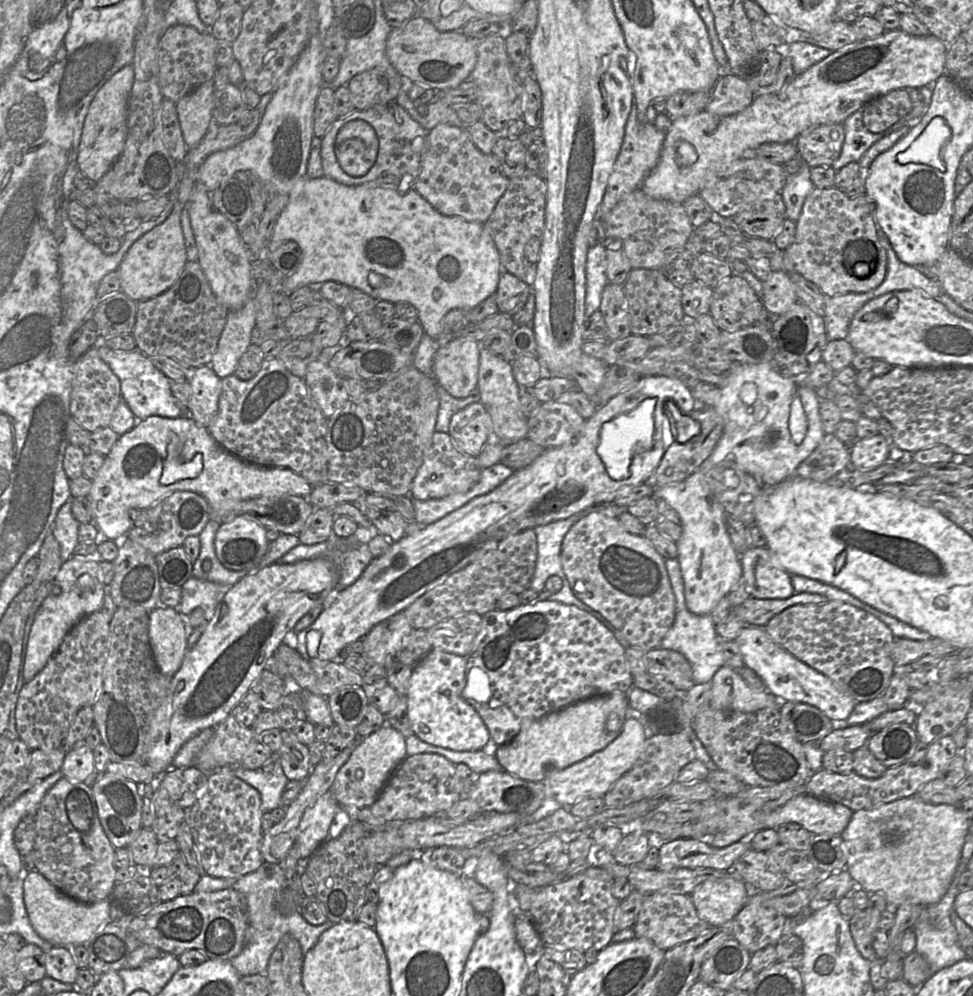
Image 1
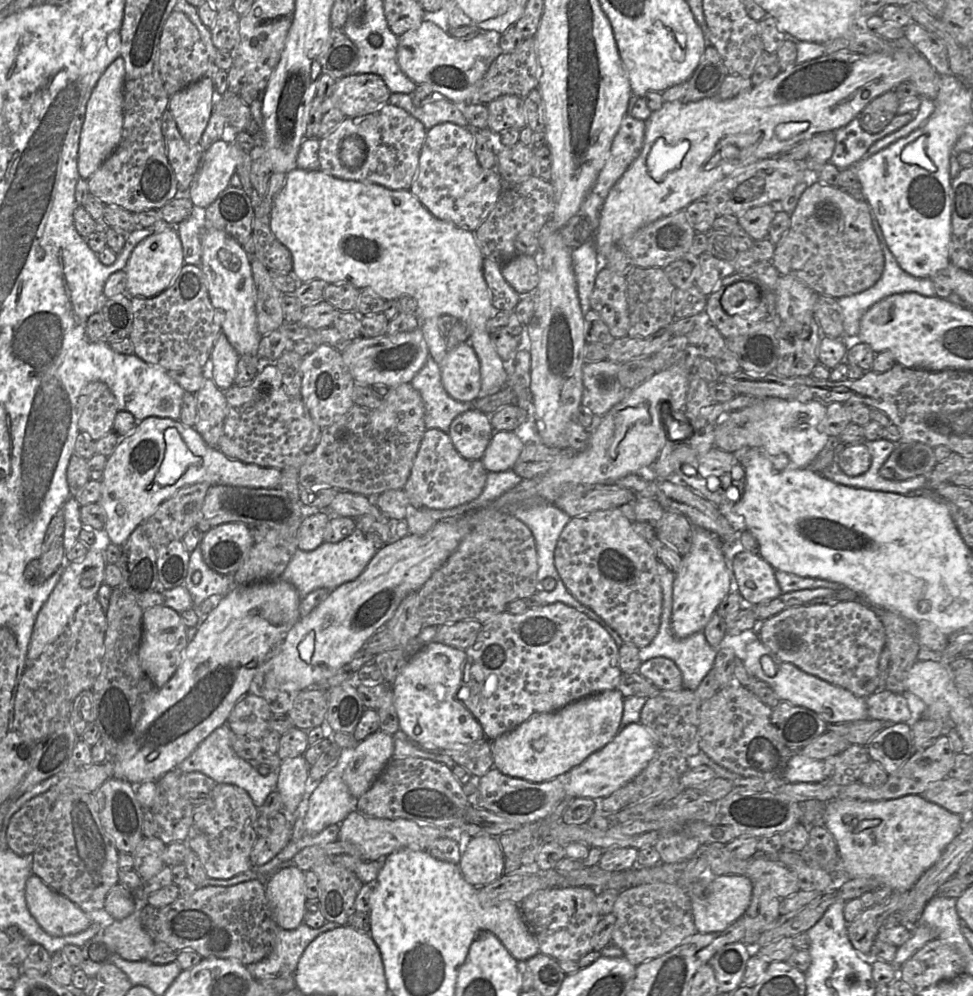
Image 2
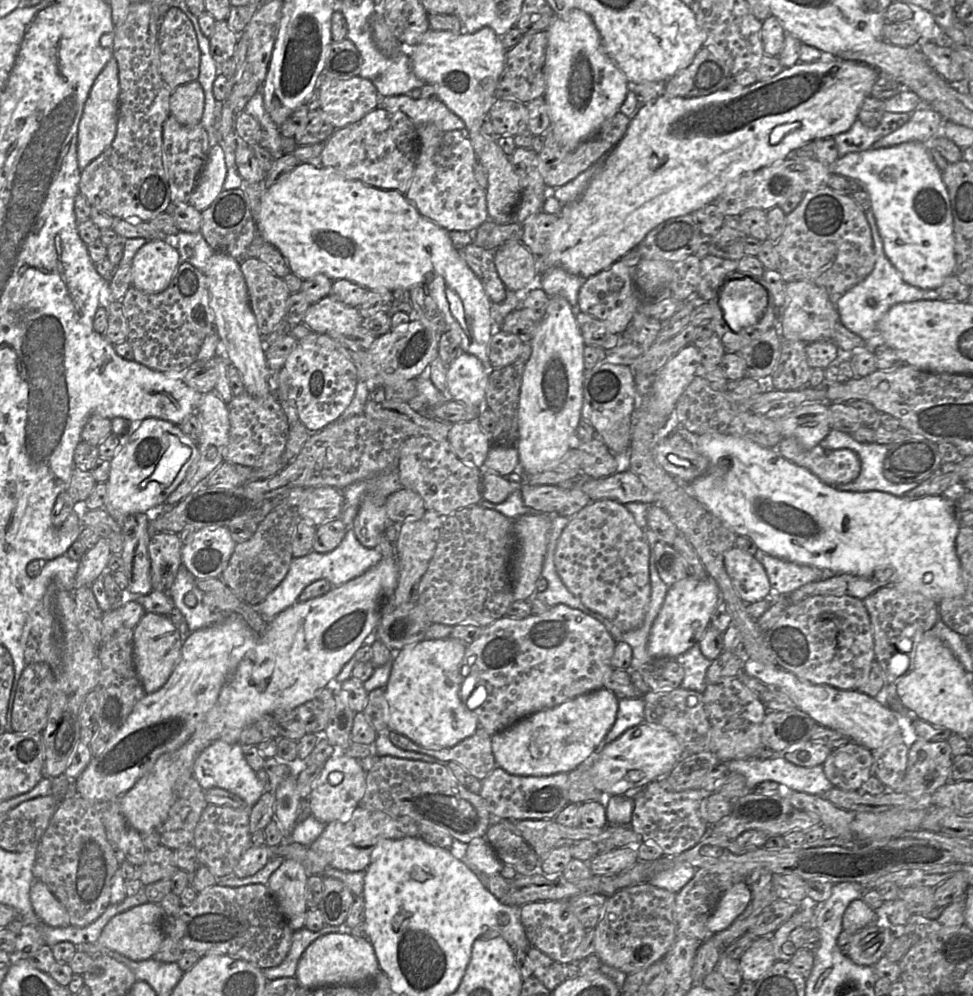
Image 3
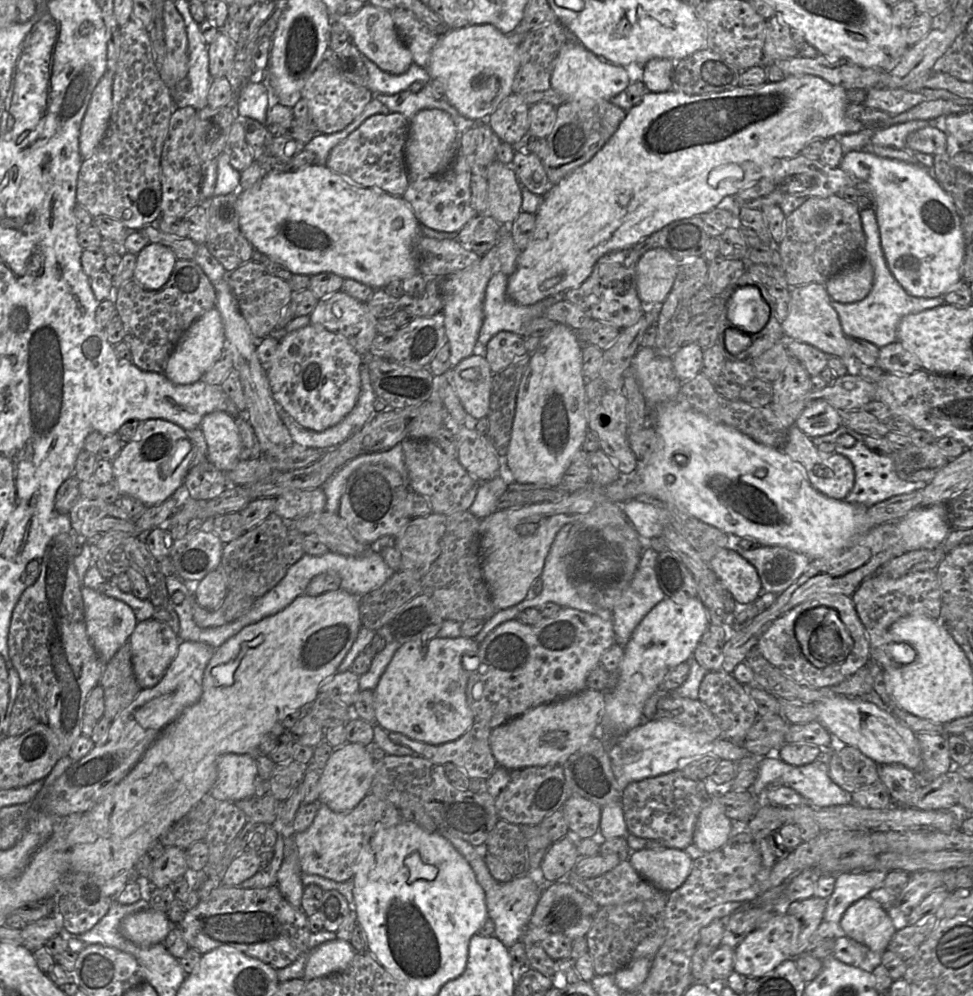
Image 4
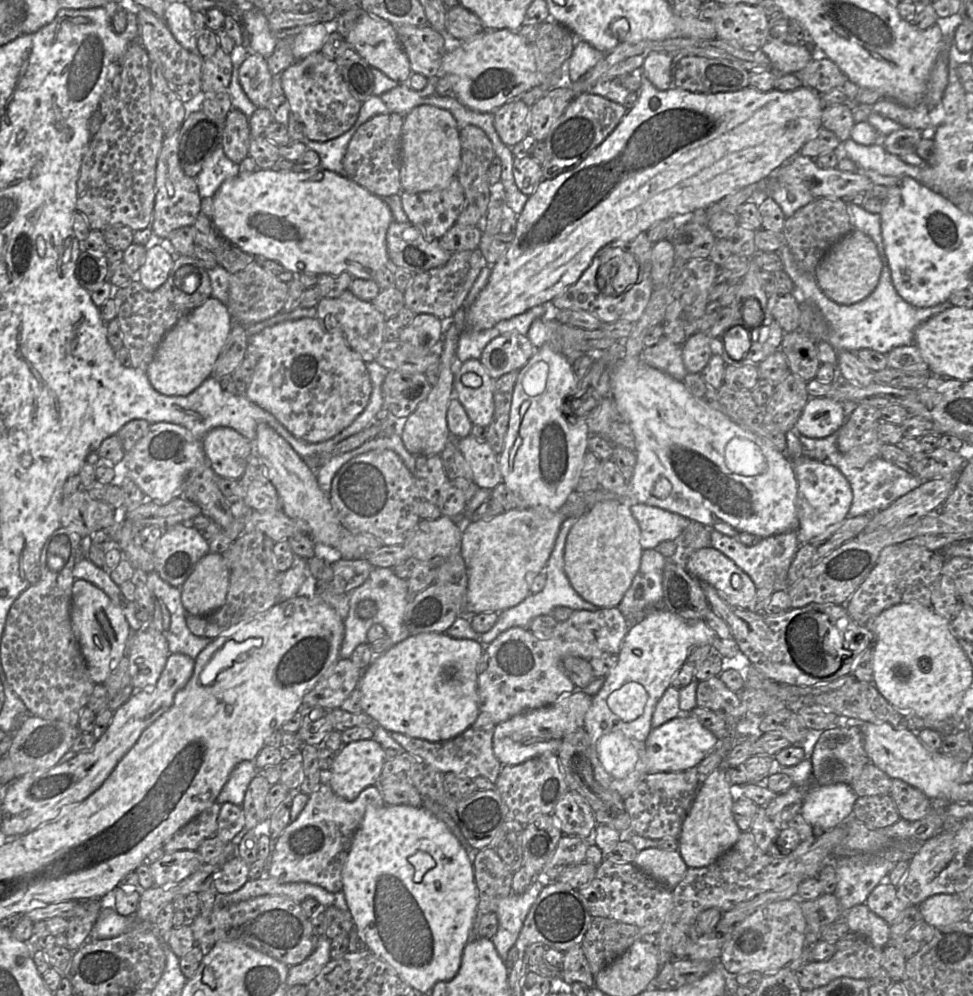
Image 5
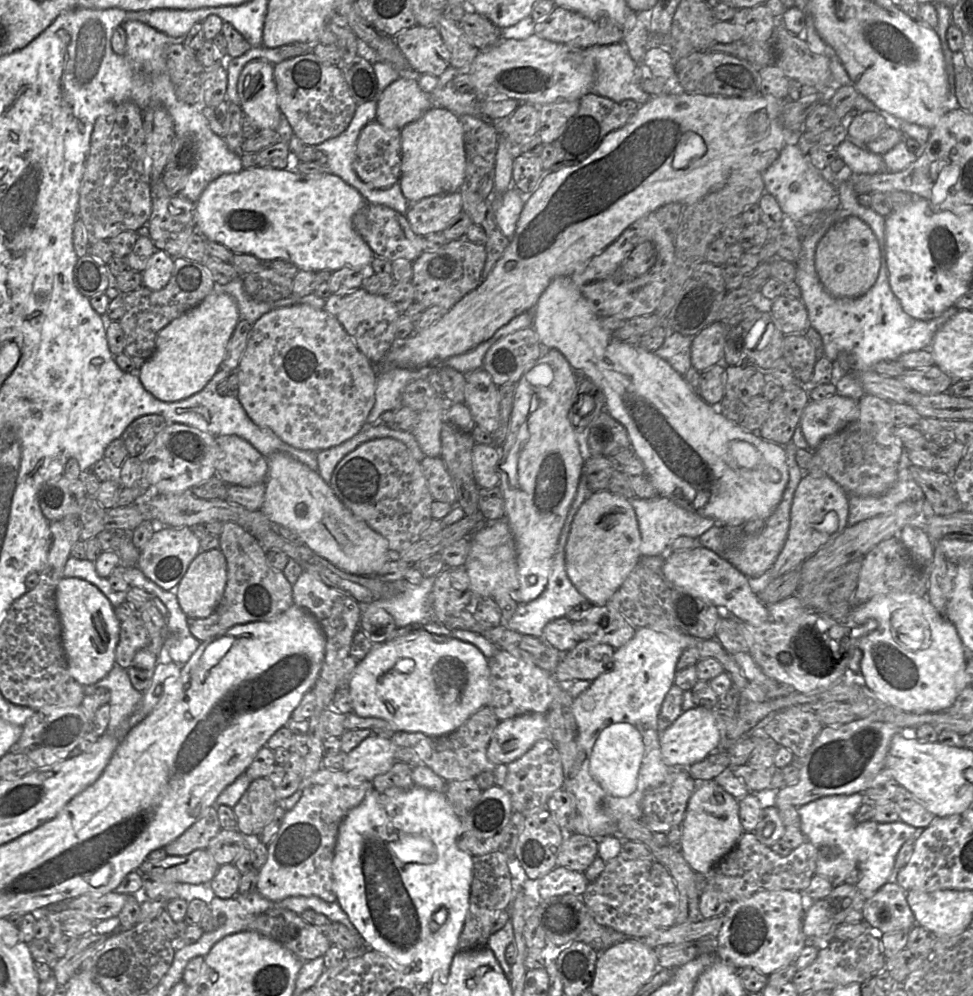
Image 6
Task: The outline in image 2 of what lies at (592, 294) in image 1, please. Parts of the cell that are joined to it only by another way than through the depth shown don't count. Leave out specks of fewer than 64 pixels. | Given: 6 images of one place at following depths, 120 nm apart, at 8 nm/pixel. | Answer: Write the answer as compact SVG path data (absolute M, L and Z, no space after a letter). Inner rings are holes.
M590 238L571 252L573 271L577 285L581 311L586 314L590 309L590 296L599 270L606 267L606 258L597 253L594 238Z

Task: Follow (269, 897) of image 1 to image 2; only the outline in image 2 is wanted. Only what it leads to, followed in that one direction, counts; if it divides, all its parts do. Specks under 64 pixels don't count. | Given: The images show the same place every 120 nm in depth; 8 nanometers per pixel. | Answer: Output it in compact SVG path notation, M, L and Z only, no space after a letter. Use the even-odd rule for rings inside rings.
M327 921L318 929L313 929L305 923L294 930L277 927L275 944L270 954L257 963L246 965L247 969L255 979L294 975L307 946L320 934L342 925L344 924Z

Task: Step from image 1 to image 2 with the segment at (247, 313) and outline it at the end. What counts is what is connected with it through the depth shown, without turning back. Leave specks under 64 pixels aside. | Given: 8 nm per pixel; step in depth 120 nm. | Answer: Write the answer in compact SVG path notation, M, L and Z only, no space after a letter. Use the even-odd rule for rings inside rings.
M220 333L211 354L213 363L212 381L222 391L234 385L240 355L224 333Z

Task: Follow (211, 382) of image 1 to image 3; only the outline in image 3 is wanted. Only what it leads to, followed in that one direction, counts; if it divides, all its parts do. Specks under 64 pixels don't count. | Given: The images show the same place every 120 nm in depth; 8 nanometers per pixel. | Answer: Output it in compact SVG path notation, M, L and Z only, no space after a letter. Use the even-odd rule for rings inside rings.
M211 391L202 394L202 398L197 407L197 417L201 425L201 433L198 443L198 456L187 471L187 474L181 484L167 497L162 505L153 509L153 515L161 514L170 507L173 507L188 494L190 494L199 484L199 482L215 471L224 463L224 450L229 443L230 419L228 405L216 393Z

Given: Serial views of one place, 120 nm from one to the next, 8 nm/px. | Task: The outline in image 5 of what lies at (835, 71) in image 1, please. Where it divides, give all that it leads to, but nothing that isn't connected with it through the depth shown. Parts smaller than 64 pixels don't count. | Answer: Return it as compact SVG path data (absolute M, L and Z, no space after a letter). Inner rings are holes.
M642 75L640 97L635 106L627 111L614 131L597 146L577 167L564 171L552 179L543 179L528 200L520 214L514 230L514 238L505 254L492 266L491 274L484 289L479 293L473 304L466 311L466 329L489 329L501 320L522 314L527 310L545 304L561 295L569 286L578 281L582 273L589 267L596 253L612 241L630 242L641 232L647 232L655 223L679 217L690 217L697 210L705 210L719 202L727 195L736 193L751 184L764 181L775 169L787 163L797 155L802 146L813 139L822 128L822 104L820 94L808 87L802 86L793 91L773 89L768 92L759 91L753 87L733 92L696 93L675 86L667 90L658 90Z

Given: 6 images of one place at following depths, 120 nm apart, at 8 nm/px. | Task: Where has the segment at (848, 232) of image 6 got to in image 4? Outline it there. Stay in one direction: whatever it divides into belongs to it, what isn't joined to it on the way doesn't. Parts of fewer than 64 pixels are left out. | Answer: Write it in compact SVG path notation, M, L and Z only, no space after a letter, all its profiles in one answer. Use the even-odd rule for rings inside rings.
M862 256L829 278L824 287L832 300L848 304L864 299L871 291L873 282L873 267Z

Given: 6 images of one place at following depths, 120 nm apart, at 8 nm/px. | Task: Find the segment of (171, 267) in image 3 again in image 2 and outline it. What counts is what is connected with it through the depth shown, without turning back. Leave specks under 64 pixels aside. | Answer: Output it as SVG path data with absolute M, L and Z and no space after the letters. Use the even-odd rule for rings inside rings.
M174 227L152 234L137 244L126 263L126 294L129 297L142 298L152 298L160 294L170 287L184 264L183 246Z

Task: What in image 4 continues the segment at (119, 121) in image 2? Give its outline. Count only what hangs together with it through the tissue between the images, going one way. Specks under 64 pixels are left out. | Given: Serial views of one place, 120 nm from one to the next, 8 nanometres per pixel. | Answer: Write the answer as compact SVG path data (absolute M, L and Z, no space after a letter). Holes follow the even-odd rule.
M106 69L84 113L79 135L79 151L83 159L91 156L107 131L113 105L114 74L115 71Z

